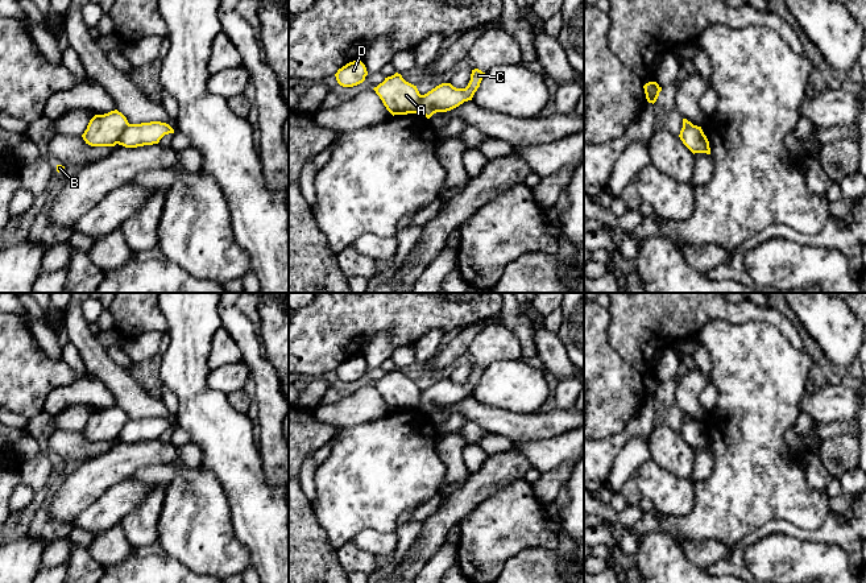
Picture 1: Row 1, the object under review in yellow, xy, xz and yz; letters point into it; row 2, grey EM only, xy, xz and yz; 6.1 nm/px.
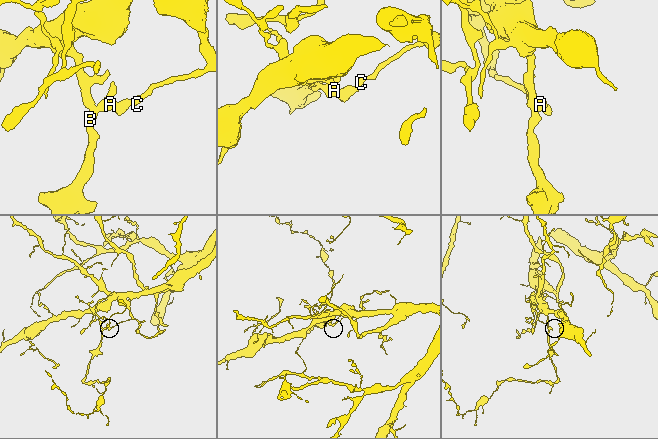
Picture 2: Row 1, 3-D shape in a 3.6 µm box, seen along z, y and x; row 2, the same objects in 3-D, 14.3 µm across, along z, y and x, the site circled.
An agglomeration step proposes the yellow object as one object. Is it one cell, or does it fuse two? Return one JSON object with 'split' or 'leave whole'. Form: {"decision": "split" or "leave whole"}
{"decision": "split"}

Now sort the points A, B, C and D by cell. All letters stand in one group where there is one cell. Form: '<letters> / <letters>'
A B D / C

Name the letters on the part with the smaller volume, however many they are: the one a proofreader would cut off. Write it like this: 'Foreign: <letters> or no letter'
Foreign: C

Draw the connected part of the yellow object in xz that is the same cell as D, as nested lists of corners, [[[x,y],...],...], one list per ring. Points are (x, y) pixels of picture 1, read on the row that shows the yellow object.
[[[353,61],[343,66],[335,74],[336,80],[343,87],[353,87],[365,80],[366,67],[361,61]]]

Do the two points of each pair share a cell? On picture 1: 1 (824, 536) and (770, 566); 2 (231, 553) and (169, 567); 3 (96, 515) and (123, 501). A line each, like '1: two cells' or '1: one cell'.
1: two cells
2: two cells
3: one cell

